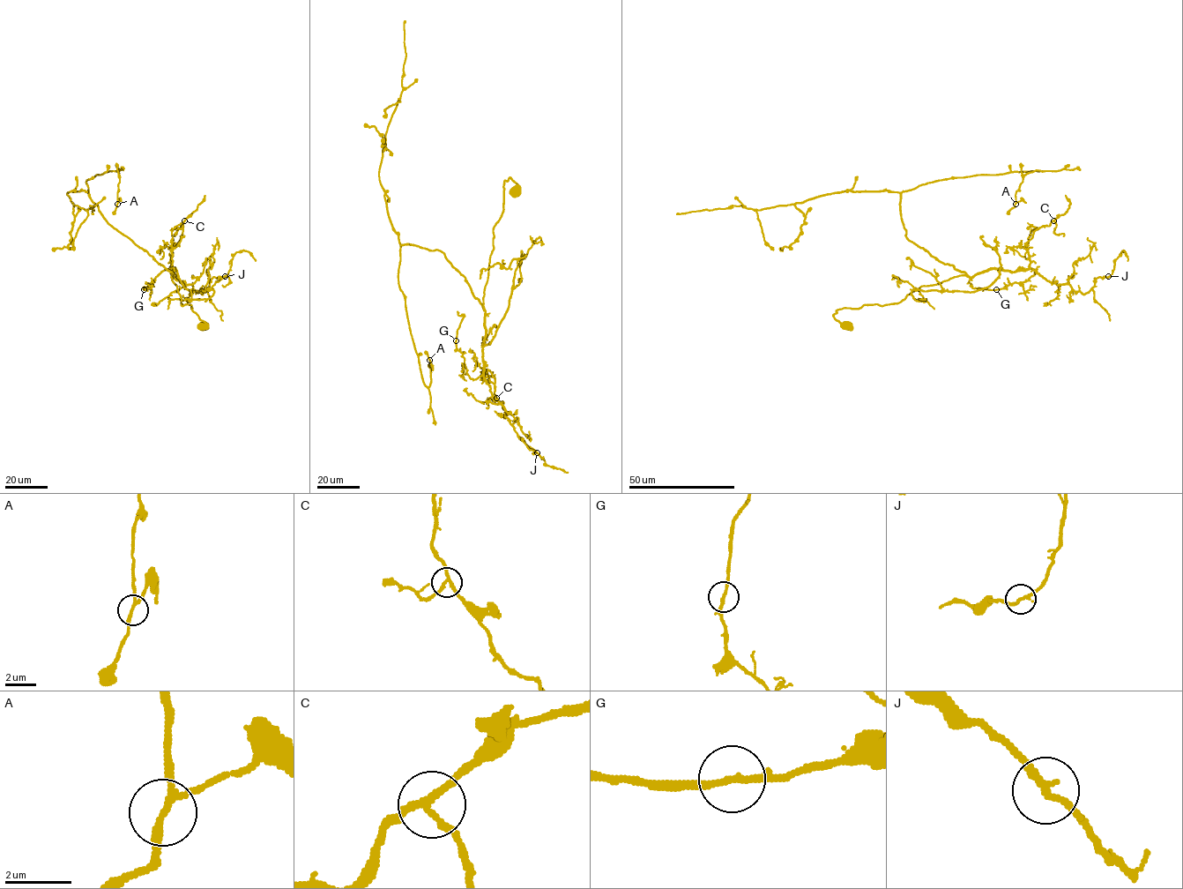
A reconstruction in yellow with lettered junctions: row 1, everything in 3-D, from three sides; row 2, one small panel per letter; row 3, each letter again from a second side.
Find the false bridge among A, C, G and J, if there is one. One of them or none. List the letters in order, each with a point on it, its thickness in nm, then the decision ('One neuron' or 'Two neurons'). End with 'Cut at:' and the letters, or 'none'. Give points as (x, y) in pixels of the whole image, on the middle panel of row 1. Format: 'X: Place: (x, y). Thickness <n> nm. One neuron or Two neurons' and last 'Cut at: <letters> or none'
A: Place: (429, 360). Thickness 180 nm. One neuron
C: Place: (496, 398). Thickness 200 nm. One neuron
G: Place: (456, 340). Thickness 160 nm. One neuron
J: Place: (537, 452). Thickness 180 nm. One neuron
Cut at: none

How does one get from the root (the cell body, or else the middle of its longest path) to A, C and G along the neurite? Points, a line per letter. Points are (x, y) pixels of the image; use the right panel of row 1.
A: (847, 325), (837, 310), (898, 303), (966, 274), (906, 237), (902, 192), (1043, 171), (1023, 176), (1015, 204)
C: (847, 325), (835, 318), (837, 310), (898, 303), (922, 286), (959, 275), (1027, 270), (1026, 243), (1053, 220)
G: (847, 325), (835, 318), (837, 310), (898, 303), (922, 286), (993, 269), (1035, 271), (1026, 280), (996, 289)

